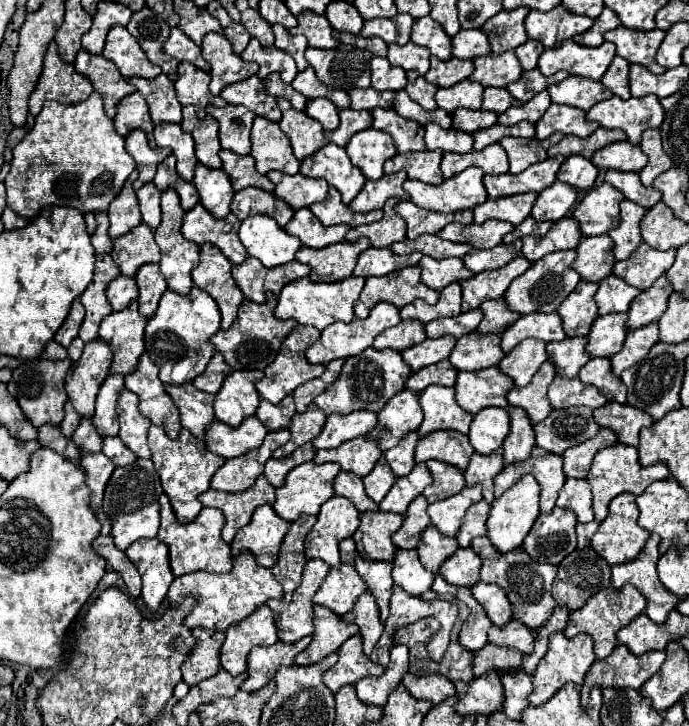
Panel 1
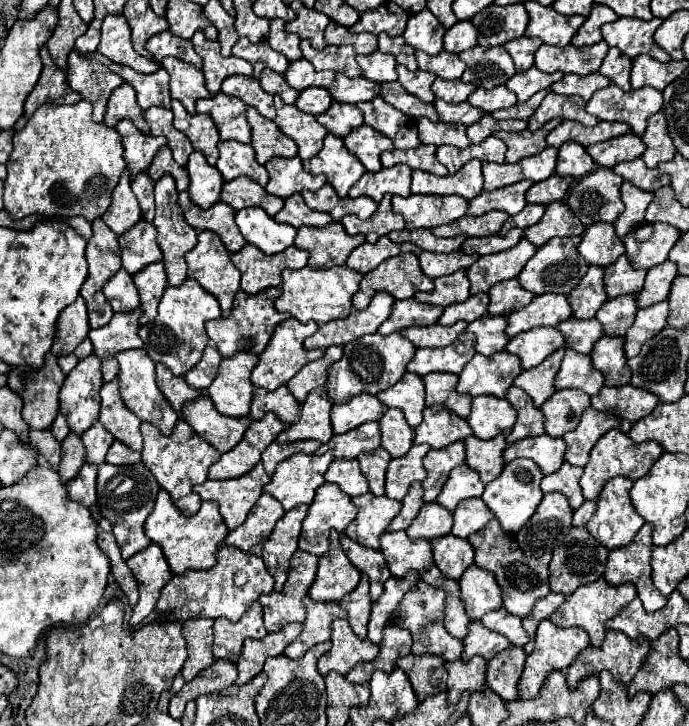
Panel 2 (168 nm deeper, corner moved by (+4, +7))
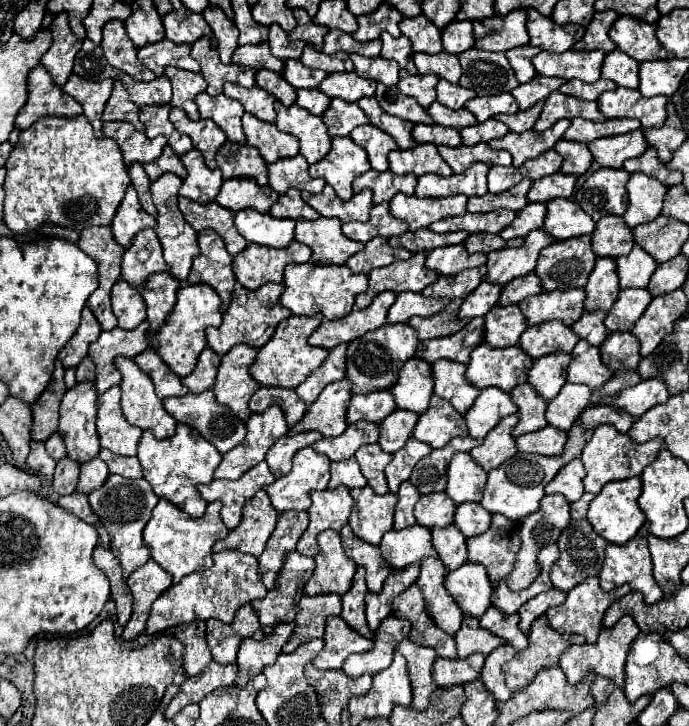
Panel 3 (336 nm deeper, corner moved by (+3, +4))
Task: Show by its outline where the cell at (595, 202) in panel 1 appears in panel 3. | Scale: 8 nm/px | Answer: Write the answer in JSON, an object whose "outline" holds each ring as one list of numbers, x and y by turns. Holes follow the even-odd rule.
{"outline":[[599,168,587,178,587,182,575,192,575,200,581,208,597,222,607,214,623,216,629,206,627,180,631,174,627,170]]}

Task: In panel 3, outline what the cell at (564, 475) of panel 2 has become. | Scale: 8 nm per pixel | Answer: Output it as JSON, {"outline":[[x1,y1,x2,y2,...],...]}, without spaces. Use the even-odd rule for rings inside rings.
{"outline":[[575,458,567,466,563,466,563,470,559,470,555,480,551,480,545,486,545,494,563,494,569,502,575,502,585,492,583,478,585,478,585,466,579,458]]}

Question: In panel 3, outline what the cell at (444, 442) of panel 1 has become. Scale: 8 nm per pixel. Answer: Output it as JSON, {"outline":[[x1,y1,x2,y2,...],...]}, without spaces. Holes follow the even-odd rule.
{"outline":[[433,394,429,408,419,416,413,436,437,448,457,436,467,436,467,426,463,416,447,400]]}

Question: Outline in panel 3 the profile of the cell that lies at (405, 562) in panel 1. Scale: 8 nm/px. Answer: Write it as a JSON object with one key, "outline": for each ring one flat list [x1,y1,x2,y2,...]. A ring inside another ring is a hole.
{"outline":[[419,524,403,528,399,532,389,530,383,536,379,548,383,558,393,570,403,570,413,562,419,562,429,556,437,556,431,542,431,530]]}

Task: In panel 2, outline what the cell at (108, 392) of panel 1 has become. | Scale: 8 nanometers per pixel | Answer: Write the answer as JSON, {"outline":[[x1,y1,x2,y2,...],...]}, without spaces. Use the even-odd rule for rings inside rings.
{"outline":[[94,421,94,425,82,433,82,443,88,451,86,461,100,465,104,461,104,455,110,449,112,441,114,441,114,437,110,435,110,431,100,421]]}

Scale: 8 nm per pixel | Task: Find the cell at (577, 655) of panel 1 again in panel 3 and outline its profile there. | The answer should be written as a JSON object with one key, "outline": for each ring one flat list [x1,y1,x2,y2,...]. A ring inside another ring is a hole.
{"outline":[[539,616,529,632,529,646,517,652,511,662,503,666,505,682,509,690,525,688,541,668,555,666,563,650,571,644,583,644,585,638,579,634,559,634,547,624,547,616]]}

